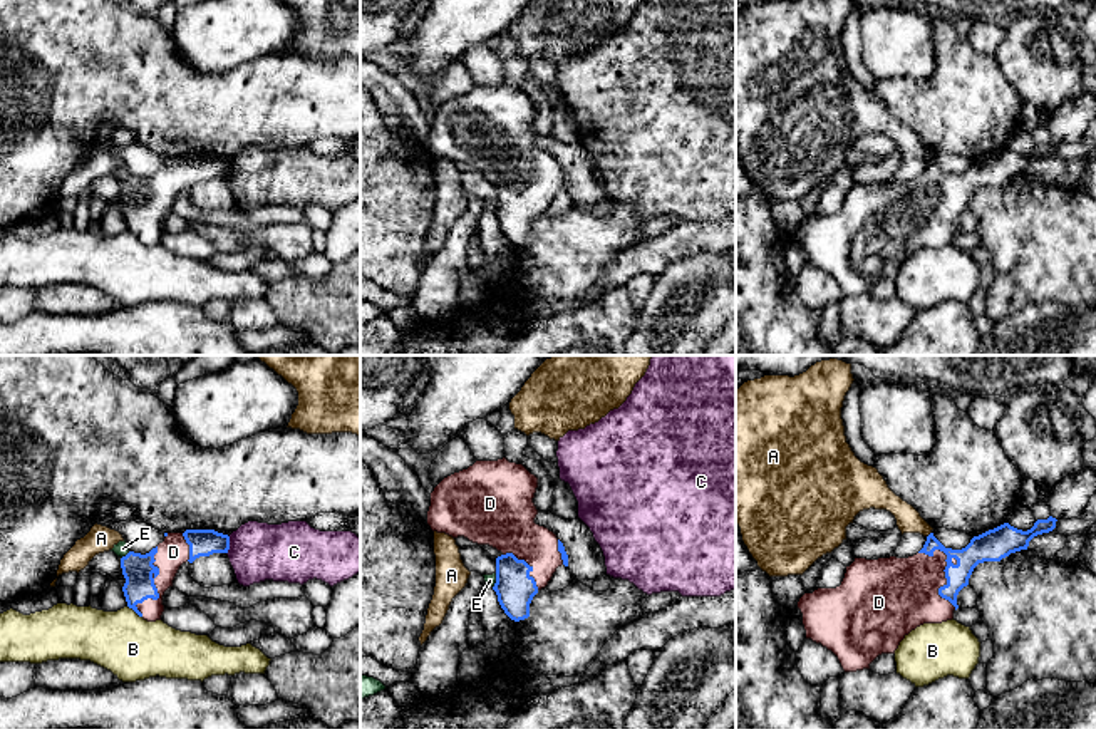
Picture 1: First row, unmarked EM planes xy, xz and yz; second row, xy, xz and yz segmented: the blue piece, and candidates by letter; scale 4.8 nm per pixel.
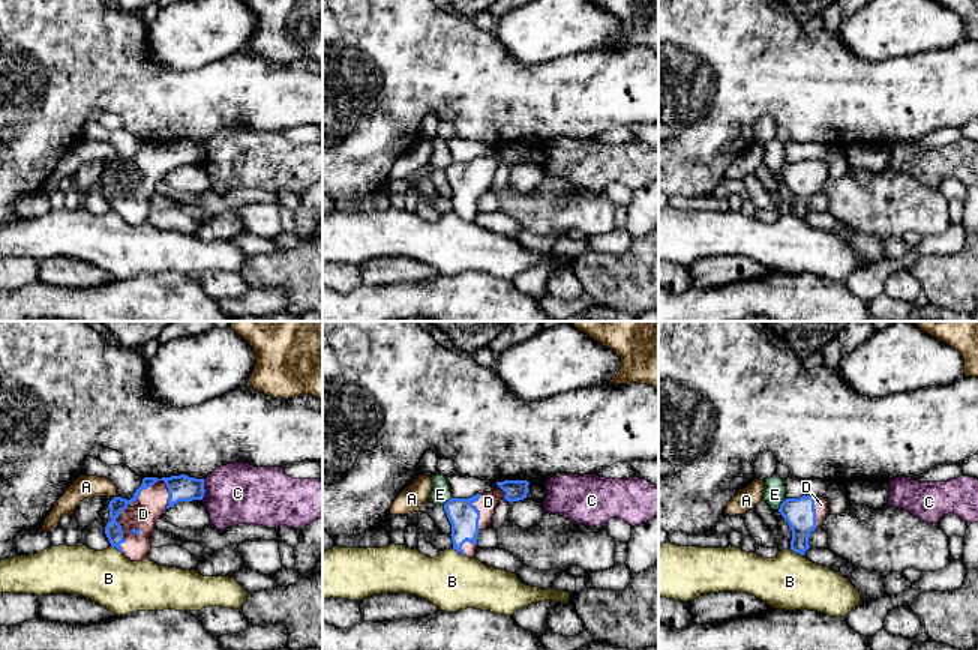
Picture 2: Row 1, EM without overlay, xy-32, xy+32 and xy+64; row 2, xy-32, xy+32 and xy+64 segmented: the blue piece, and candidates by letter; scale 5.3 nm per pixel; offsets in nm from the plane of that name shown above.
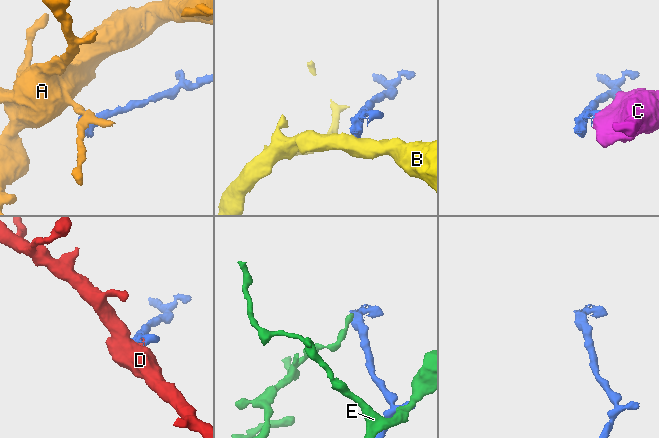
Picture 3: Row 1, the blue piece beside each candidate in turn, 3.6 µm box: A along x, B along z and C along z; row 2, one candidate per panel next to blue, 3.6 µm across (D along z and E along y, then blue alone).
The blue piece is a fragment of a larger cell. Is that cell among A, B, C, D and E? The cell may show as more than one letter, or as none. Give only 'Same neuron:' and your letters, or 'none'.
Same neuron: D

